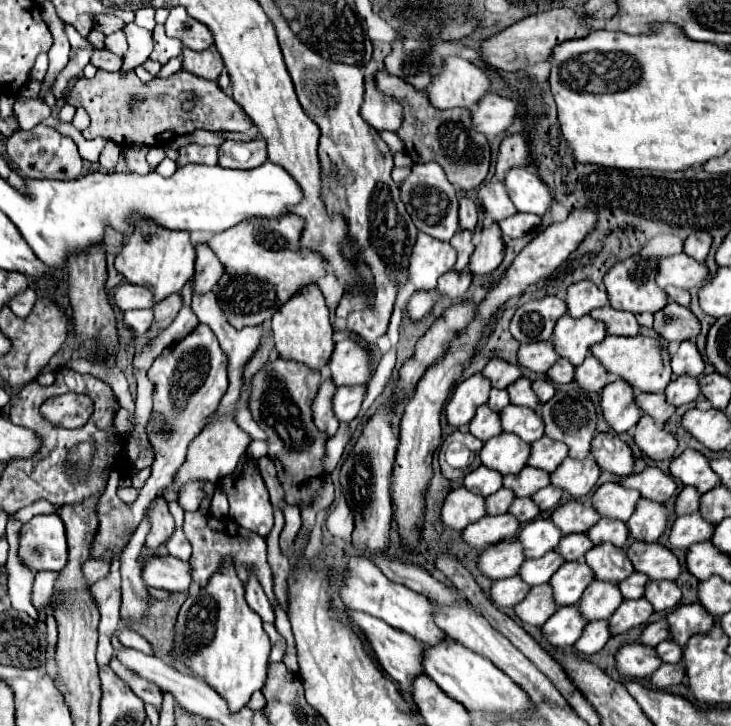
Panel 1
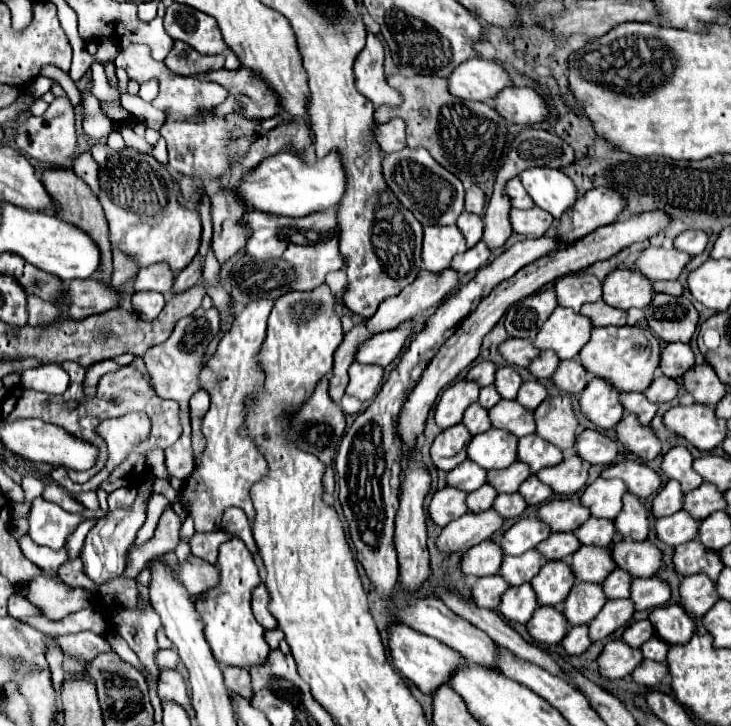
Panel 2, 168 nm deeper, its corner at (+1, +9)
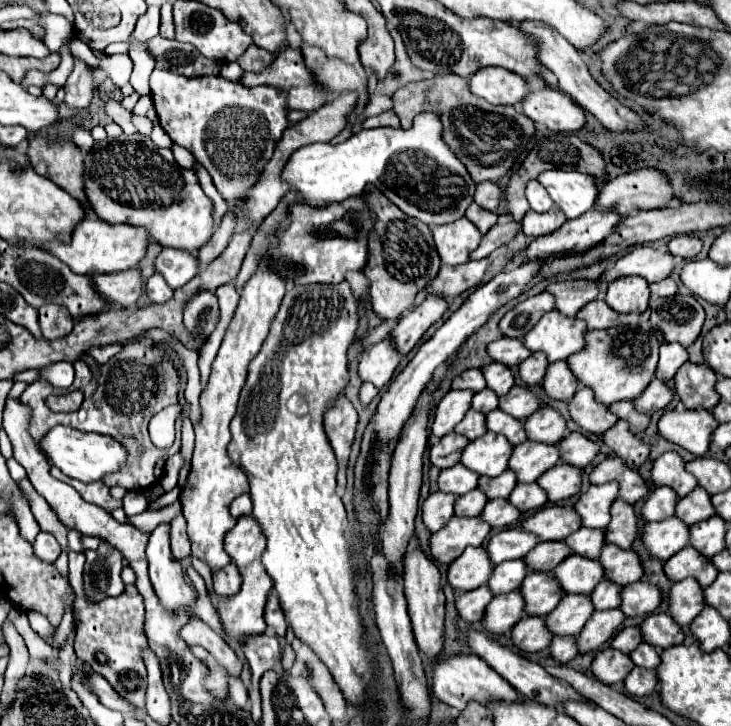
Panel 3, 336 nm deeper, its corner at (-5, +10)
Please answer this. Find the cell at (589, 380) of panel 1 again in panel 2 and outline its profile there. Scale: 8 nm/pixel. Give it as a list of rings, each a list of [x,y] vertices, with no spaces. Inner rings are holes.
[[[580,359],[560,361],[560,367],[552,375],[552,381],[556,383],[556,387],[564,389],[566,393],[582,393],[588,379],[590,375],[584,369],[584,365],[580,365]]]

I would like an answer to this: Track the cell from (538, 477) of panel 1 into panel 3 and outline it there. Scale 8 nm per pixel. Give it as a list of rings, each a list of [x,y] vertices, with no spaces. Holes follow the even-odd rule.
[[[504,470],[500,476],[496,478],[488,478],[488,476],[480,476],[478,478],[478,488],[482,488],[482,492],[486,492],[488,500],[496,500],[496,498],[508,498],[510,492],[516,486],[516,476],[512,470]]]

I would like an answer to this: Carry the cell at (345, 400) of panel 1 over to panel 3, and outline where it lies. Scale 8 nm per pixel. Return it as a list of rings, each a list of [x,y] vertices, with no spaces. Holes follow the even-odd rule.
[[[386,336],[378,344],[370,344],[364,348],[360,356],[360,364],[358,364],[360,378],[364,382],[372,382],[376,388],[382,388],[384,384],[392,380],[400,360],[402,356],[398,356],[390,336]]]

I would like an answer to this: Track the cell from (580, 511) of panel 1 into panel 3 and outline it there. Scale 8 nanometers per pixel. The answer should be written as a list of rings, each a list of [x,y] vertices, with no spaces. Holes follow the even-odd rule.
[[[548,506],[538,510],[534,516],[526,518],[522,522],[526,532],[532,532],[538,536],[540,542],[550,540],[564,540],[574,530],[580,528],[580,520],[574,508],[564,506]]]

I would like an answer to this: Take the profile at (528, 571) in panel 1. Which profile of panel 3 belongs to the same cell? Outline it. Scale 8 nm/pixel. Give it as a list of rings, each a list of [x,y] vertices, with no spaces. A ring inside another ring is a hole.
[[[510,560],[506,564],[494,566],[494,572],[490,574],[490,580],[486,582],[486,586],[490,588],[490,592],[494,596],[508,594],[508,592],[520,588],[526,574],[528,574],[528,568],[526,568],[524,560]]]

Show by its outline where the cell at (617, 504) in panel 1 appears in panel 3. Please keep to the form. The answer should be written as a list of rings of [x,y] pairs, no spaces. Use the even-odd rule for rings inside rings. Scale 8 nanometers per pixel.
[[[618,482],[590,486],[574,504],[580,516],[580,524],[586,528],[606,528],[610,522],[610,506],[616,500]]]

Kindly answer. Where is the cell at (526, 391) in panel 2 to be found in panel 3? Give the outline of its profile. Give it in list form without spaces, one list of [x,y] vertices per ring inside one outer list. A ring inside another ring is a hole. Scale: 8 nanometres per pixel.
[[[514,386],[506,396],[500,398],[498,408],[518,420],[526,420],[530,414],[538,410],[538,398],[528,388]]]

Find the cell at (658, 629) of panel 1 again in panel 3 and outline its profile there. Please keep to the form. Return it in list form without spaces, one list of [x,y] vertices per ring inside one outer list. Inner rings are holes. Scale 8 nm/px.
[[[624,628],[624,630],[620,630],[620,632],[612,638],[610,646],[612,646],[614,650],[620,650],[620,652],[624,652],[624,654],[630,654],[640,642],[642,642],[642,638],[640,638],[640,630],[638,630],[638,628]]]

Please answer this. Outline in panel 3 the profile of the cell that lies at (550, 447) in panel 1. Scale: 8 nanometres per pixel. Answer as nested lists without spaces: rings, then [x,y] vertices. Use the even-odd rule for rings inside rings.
[[[526,440],[524,444],[514,446],[508,468],[518,476],[518,482],[526,484],[526,482],[536,482],[546,470],[550,470],[558,462],[560,462],[558,448]]]

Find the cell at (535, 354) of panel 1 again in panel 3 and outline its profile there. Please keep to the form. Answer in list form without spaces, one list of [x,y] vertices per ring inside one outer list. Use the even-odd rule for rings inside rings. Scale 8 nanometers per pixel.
[[[500,338],[500,340],[488,344],[488,356],[492,356],[494,362],[500,362],[508,368],[516,368],[530,354],[532,352],[516,338]]]

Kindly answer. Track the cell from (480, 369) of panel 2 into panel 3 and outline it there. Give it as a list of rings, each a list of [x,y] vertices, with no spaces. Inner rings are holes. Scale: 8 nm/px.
[[[464,370],[462,374],[458,374],[452,380],[452,388],[454,390],[472,390],[472,392],[480,392],[486,388],[486,380],[482,376],[482,370]]]

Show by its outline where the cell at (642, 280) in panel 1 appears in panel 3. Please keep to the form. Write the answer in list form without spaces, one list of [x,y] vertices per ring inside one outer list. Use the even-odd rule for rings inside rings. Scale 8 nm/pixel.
[[[624,276],[608,284],[606,304],[620,314],[630,314],[630,312],[642,314],[648,308],[648,296],[650,290],[646,280],[638,276]]]

